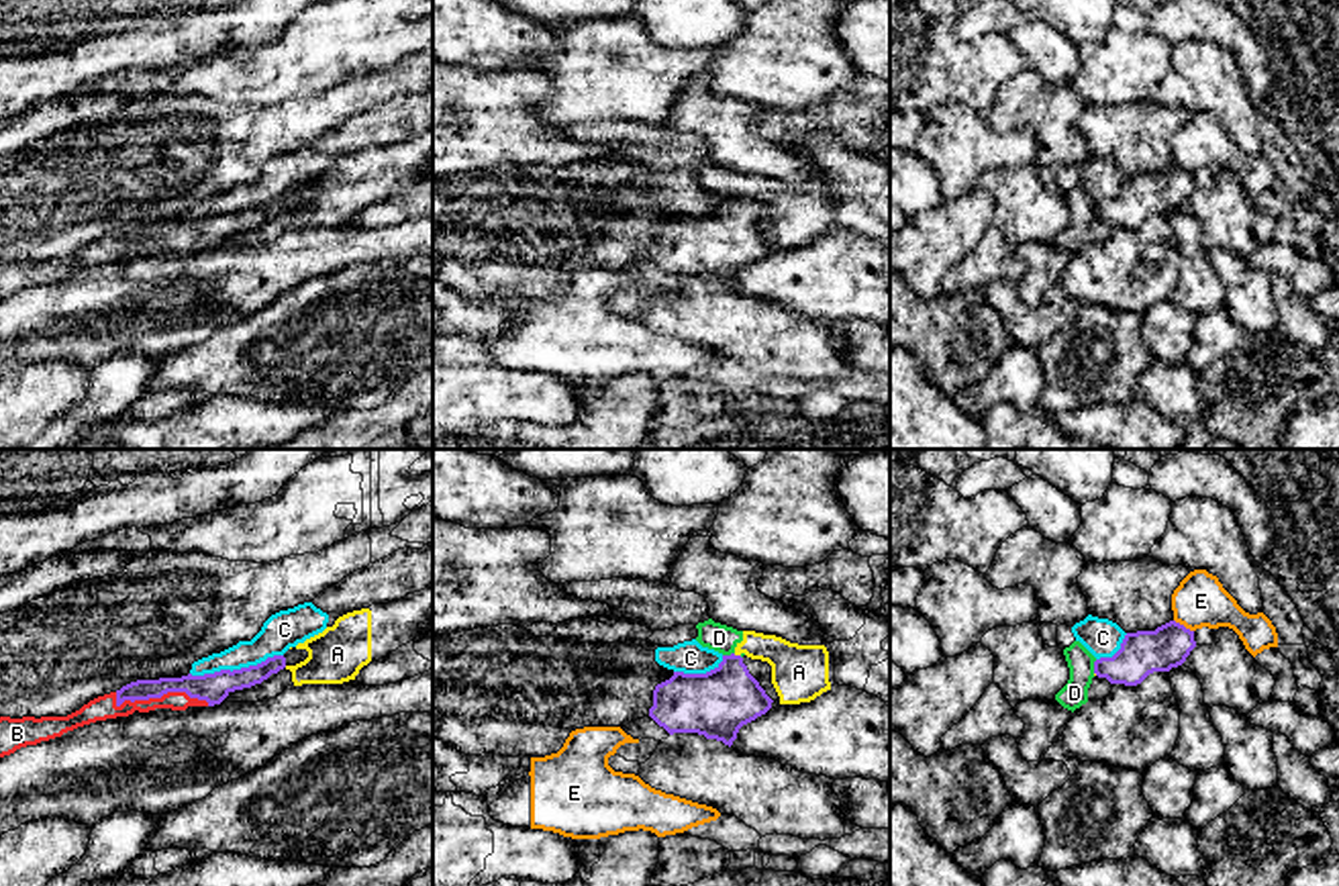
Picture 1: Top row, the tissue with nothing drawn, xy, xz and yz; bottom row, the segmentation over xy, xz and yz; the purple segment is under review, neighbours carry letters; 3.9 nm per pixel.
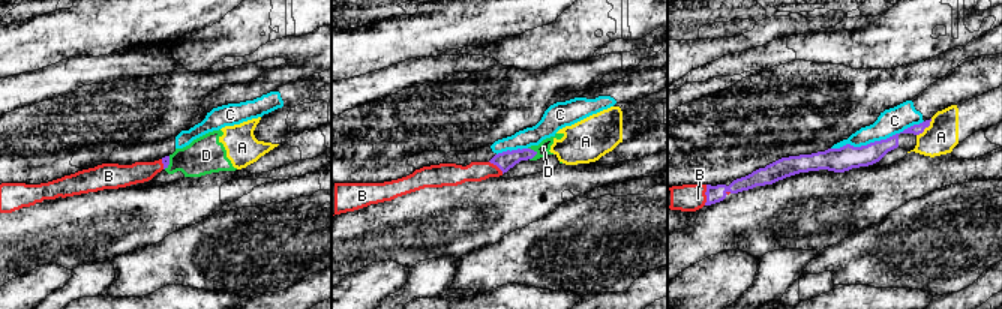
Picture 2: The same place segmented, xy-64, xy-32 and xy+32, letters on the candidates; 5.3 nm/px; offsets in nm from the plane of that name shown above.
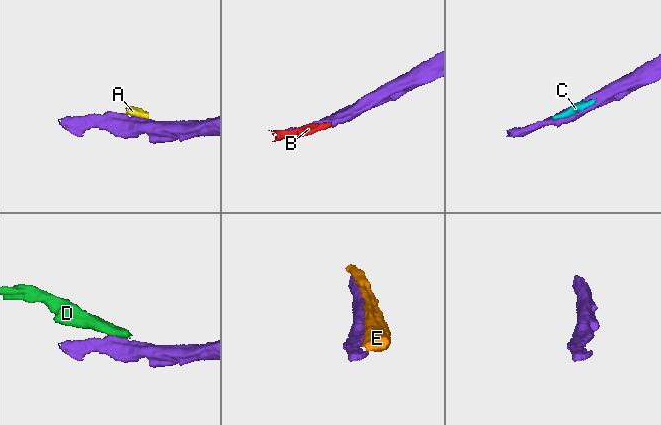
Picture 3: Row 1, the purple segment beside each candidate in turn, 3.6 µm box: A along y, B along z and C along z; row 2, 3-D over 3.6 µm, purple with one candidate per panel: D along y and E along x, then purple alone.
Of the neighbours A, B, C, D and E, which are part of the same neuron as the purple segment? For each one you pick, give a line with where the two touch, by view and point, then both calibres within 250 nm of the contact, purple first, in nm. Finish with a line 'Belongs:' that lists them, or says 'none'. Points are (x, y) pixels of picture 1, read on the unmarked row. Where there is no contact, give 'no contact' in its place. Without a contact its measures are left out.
B: meets purple in xy at (158, 239); 120 nm thick on the purple side, 100 nm on the other
Belongs: B

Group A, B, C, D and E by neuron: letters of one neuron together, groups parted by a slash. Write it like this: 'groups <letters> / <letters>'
groups A D / B / C / E

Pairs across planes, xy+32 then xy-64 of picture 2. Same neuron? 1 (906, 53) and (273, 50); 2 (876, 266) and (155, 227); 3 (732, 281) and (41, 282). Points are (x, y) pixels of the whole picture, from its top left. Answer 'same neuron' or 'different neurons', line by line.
1: different neurons
2: different neurons
3: same neuron

